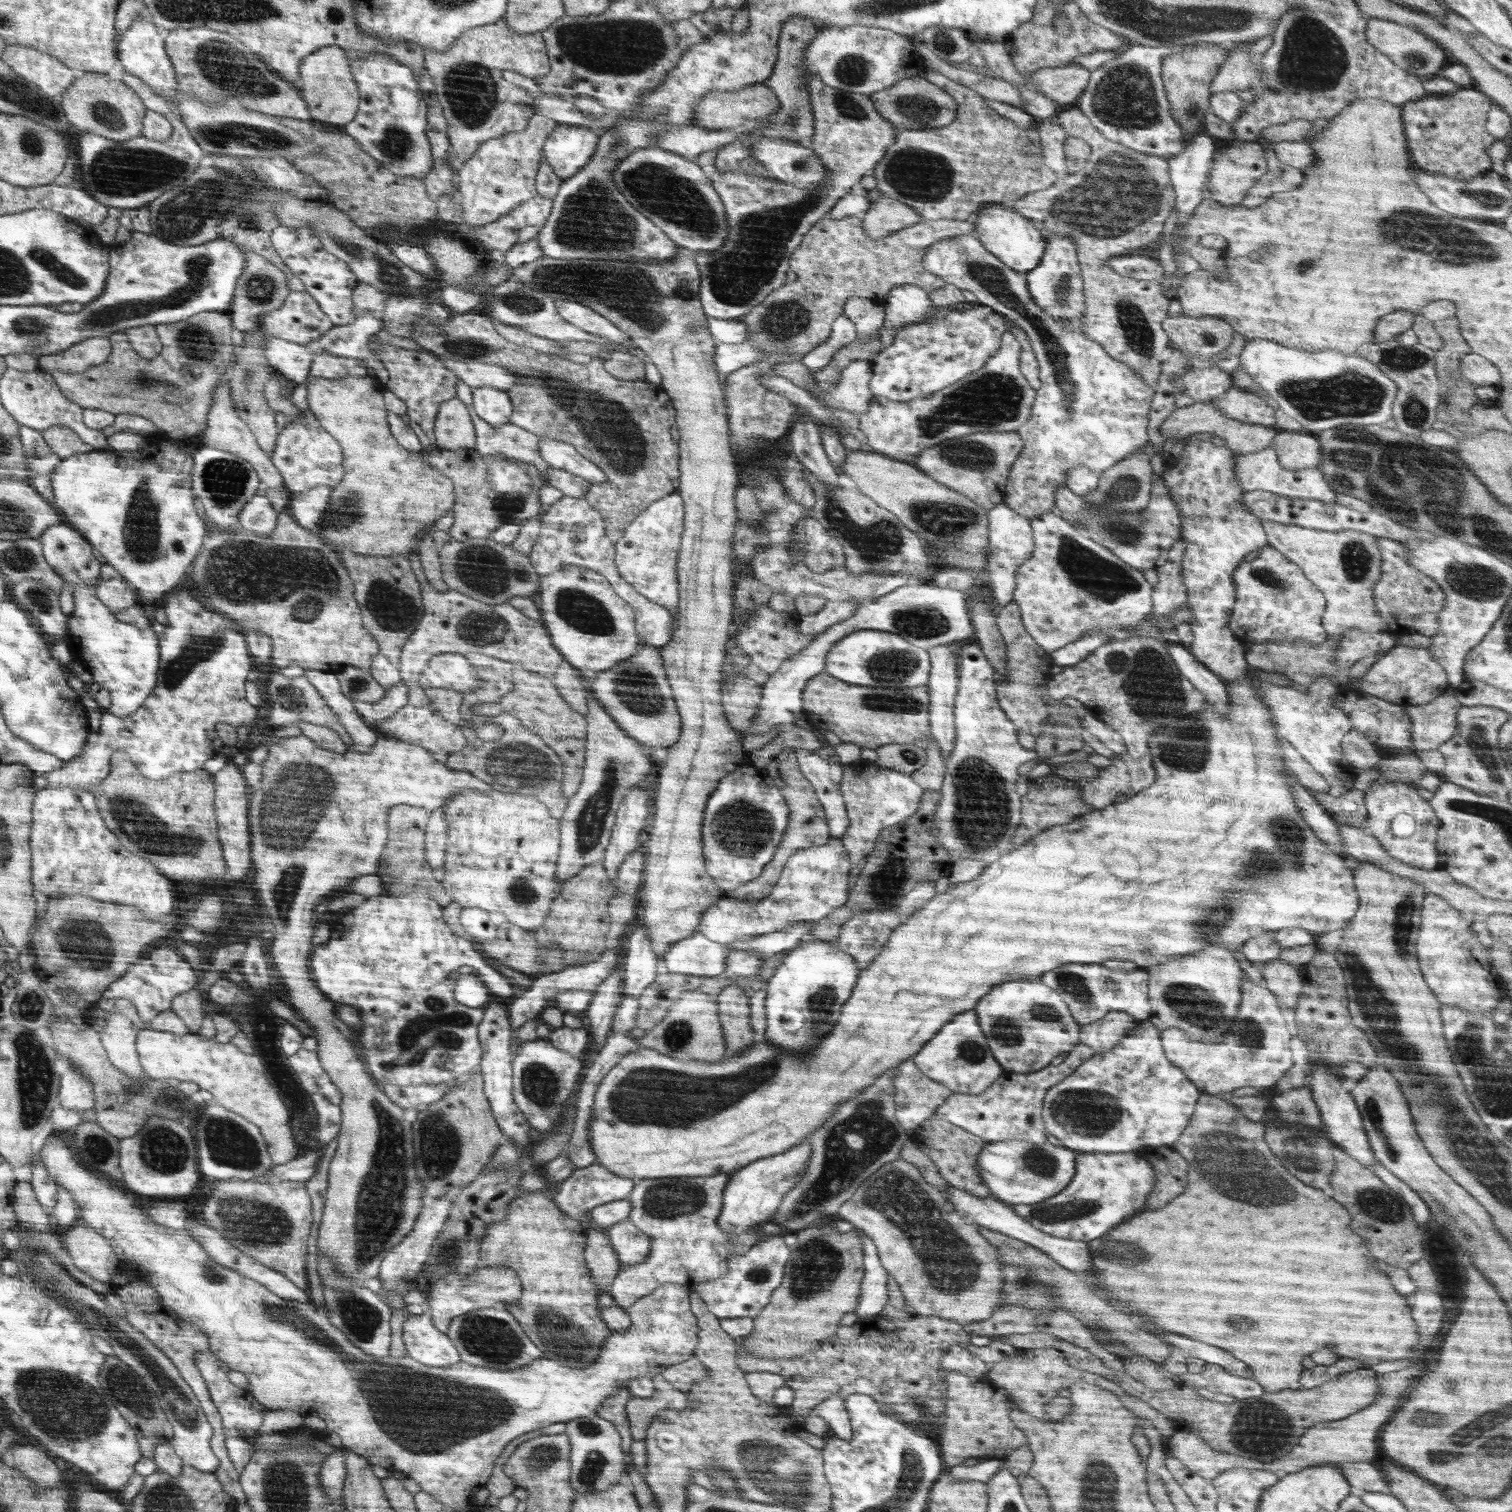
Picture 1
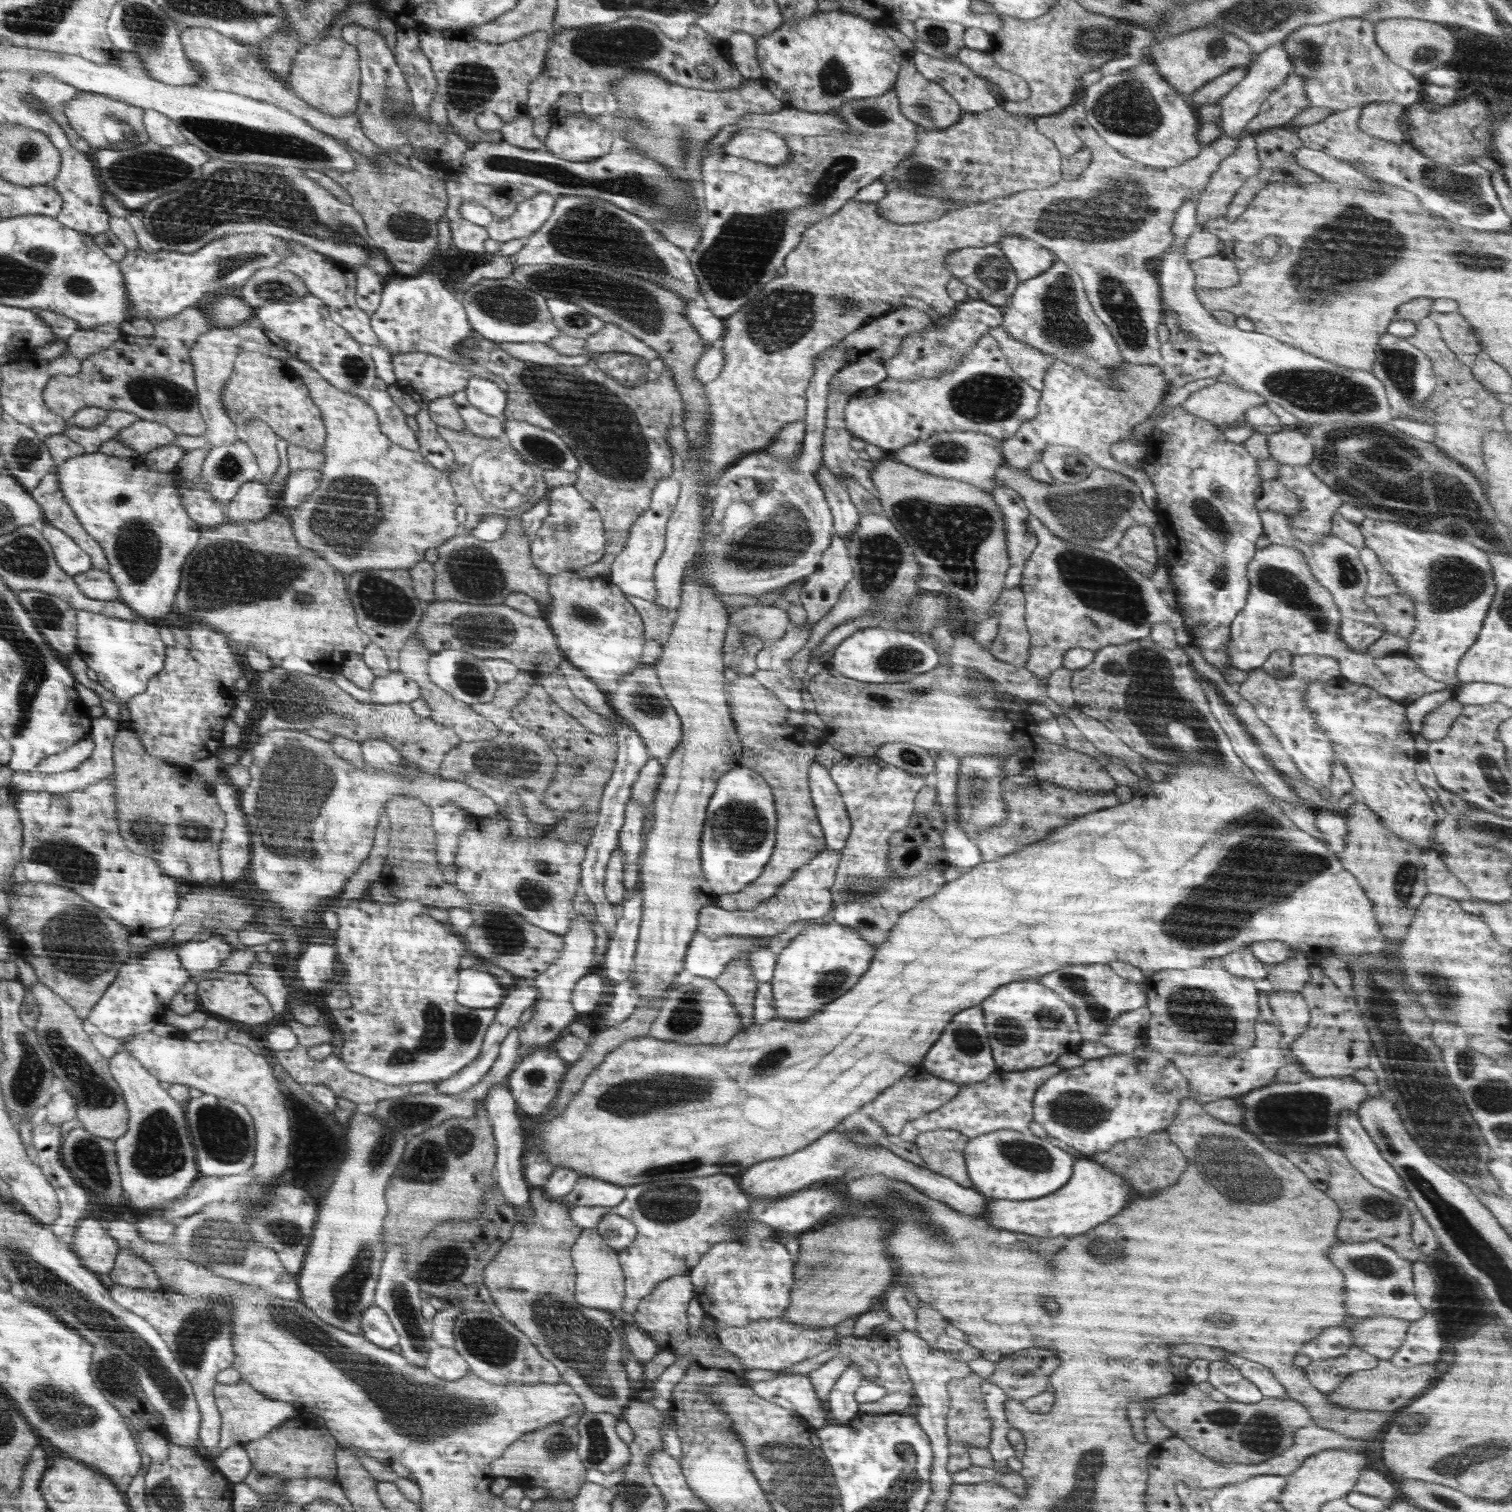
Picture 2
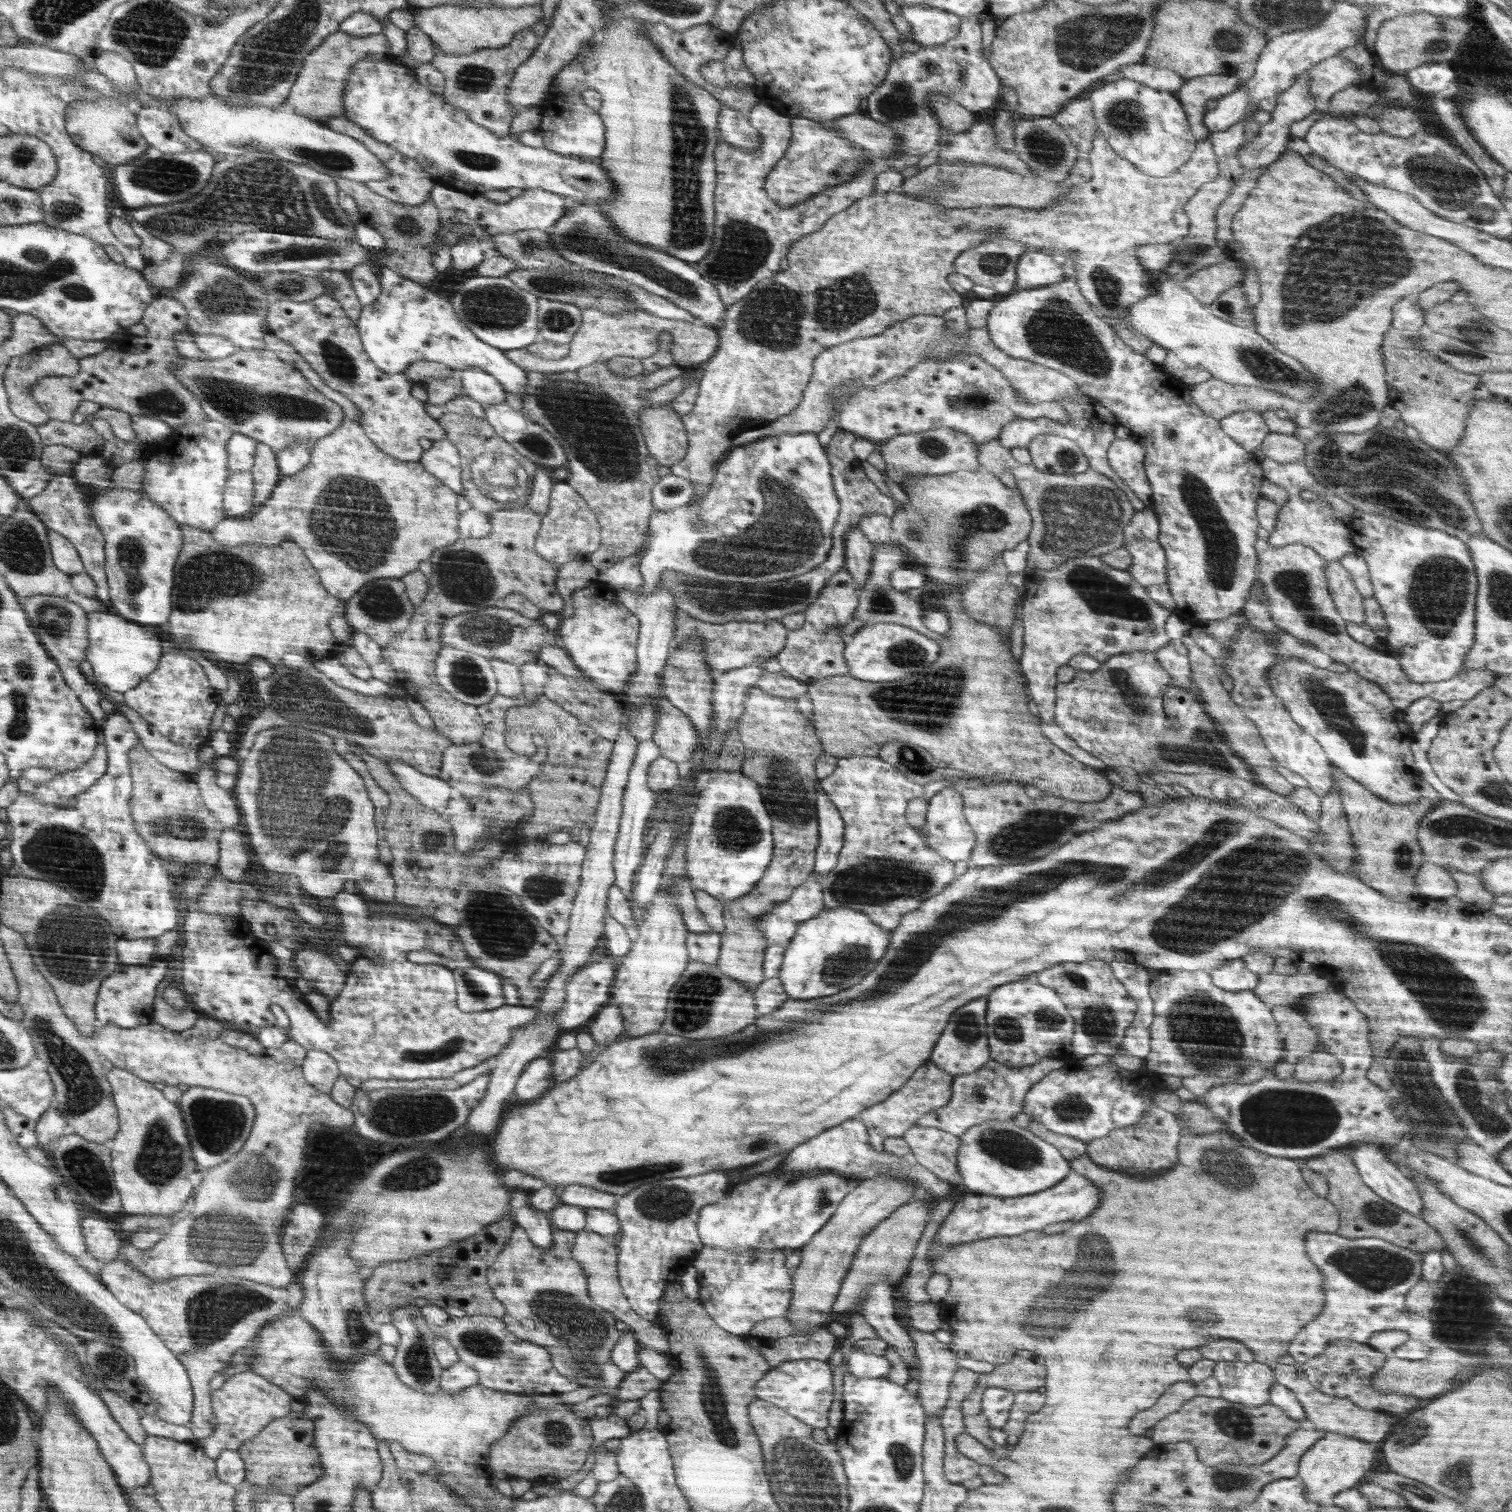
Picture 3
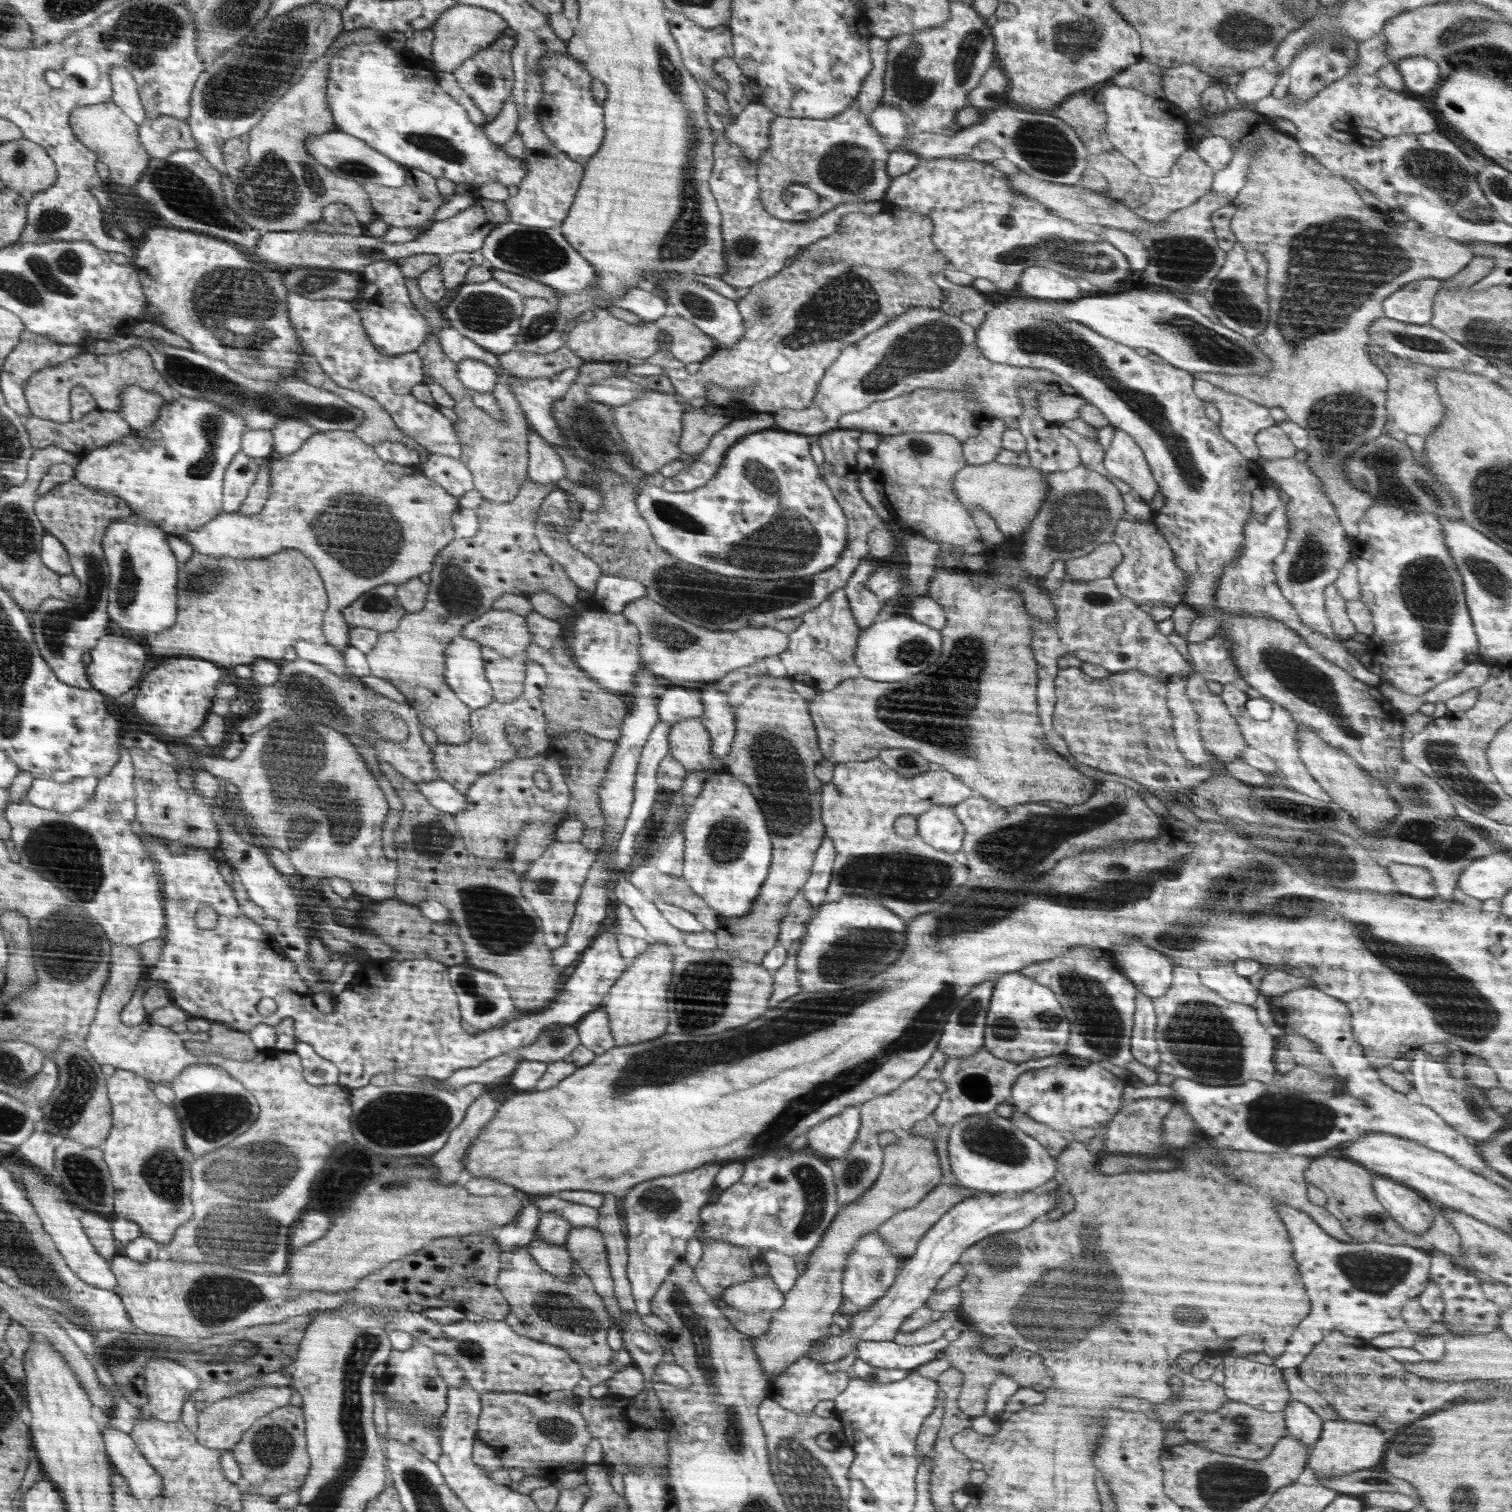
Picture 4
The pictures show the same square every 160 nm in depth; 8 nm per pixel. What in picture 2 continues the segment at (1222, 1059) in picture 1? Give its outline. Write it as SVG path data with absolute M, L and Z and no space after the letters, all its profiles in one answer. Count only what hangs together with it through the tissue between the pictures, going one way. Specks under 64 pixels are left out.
M1256 1020L1254 1030L1256 1030L1256 1040L1252 1048L1236 1051L1236 1054L1229 1056L1223 1063L1200 1060L1199 1056L1186 1056L1182 1053L1178 1053L1178 1056L1174 1055L1172 1061L1184 1074L1184 1078L1188 1080L1191 1090L1202 1095L1214 1095L1220 1099L1224 1097L1236 1098L1255 1088L1268 1086L1275 1080L1278 1069L1294 1060L1290 1060L1290 1057L1282 1053L1280 1044L1282 1032L1279 1030L1278 1024L1268 1024L1266 1020Z

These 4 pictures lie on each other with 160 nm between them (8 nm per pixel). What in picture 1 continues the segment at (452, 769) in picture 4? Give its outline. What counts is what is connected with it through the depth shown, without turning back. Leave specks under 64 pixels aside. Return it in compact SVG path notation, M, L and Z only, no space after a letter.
M502 713L492 717L494 717L492 723L500 724L505 728L504 733L494 740L485 741L478 738L473 730L465 728L464 733L469 744L449 755L444 763L451 769L468 771L486 781L486 784L493 786L494 793L534 797L550 808L551 815L560 820L568 806L568 799L561 789L565 774L561 757L535 732L528 730L513 714Z

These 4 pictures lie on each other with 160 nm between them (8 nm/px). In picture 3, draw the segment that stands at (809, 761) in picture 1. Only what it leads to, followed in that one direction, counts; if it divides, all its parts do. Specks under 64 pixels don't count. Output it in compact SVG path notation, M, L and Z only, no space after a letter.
M818 784L816 789L816 814L819 826L819 845L815 850L813 874L820 881L820 884L823 884L827 874L836 866L840 849L843 847L842 842L844 842L844 821L834 803L827 798L828 795L820 784Z

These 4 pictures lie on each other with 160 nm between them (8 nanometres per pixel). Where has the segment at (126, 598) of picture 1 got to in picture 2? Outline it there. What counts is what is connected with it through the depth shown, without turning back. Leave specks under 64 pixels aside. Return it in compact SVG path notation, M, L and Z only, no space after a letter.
M92 568L74 576L73 579L87 597L110 601L116 601L119 598L116 583L108 571Z

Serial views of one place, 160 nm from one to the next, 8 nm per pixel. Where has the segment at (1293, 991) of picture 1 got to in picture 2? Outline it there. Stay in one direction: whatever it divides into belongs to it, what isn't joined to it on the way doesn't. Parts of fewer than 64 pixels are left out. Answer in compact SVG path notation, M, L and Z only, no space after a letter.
M1269 991L1267 994L1269 1005L1278 1020L1276 1024L1283 1034L1296 1038L1308 1030L1309 1006L1300 991Z

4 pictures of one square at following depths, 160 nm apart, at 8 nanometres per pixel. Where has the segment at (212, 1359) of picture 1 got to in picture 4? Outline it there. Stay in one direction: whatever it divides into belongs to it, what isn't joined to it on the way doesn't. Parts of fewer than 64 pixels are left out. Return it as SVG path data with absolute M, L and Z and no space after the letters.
M262 1386L252 1392L244 1392L238 1396L230 1396L224 1400L216 1400L207 1405L202 1405L200 1414L197 1416L198 1432L196 1433L198 1442L205 1445L206 1448L222 1451L230 1451L236 1447L238 1441L246 1431L249 1431L258 1419L262 1419L270 1412L278 1408L286 1407L292 1396L291 1387L284 1386Z

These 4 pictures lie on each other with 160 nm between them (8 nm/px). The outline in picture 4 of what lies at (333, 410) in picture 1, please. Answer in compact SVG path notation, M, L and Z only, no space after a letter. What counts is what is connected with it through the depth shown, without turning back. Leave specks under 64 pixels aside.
M332 430L322 433L315 433L310 439L307 439L300 451L294 455L271 456L270 457L270 491L268 502L257 515L244 516L238 512L222 512L217 518L210 520L205 526L196 531L184 533L184 541L192 546L194 552L200 552L206 556L214 556L216 559L234 559L234 560L254 560L255 558L276 557L285 550L298 550L302 555L308 557L317 567L321 579L325 583L325 591L329 597L329 608L324 616L324 633L328 644L332 645L337 651L343 651L350 646L349 632L352 626L349 625L341 611L348 607L364 595L365 592L372 591L373 588L385 584L402 584L408 580L418 577L420 574L433 570L433 560L451 543L455 536L455 528L451 523L453 512L459 509L458 499L450 494L446 489L438 485L436 481L429 480L420 472L419 468L406 468L401 464L389 463L382 460L377 455L373 446L365 444L354 431Z

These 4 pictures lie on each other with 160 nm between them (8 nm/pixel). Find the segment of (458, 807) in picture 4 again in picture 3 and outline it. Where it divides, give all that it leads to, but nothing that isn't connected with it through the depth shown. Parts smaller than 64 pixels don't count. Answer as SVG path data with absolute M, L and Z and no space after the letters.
M400 759L387 760L386 763L400 781L402 788L412 796L417 796L418 800L428 808L443 812L456 795L454 788L440 776L418 772L418 769Z

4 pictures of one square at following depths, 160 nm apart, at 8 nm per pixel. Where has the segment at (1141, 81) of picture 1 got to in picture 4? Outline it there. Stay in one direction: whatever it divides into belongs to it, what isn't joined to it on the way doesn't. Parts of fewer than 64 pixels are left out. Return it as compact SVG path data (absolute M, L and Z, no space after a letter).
M1110 83L1101 90L1107 114L1109 143L1137 166L1146 176L1168 176L1176 161L1191 146L1192 131L1187 113L1169 100L1155 98L1132 87Z

